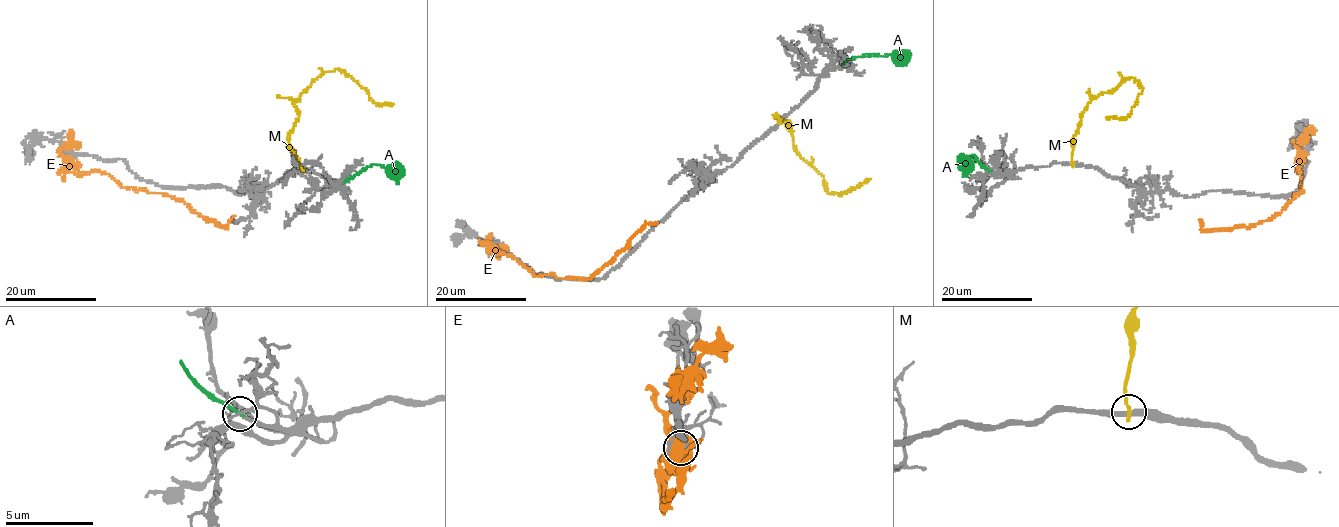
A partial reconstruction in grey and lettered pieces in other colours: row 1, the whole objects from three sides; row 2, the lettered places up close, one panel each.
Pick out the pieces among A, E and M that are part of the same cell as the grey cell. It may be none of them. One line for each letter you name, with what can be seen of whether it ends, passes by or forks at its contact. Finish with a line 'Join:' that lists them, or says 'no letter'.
A: It ends there
Join: A

